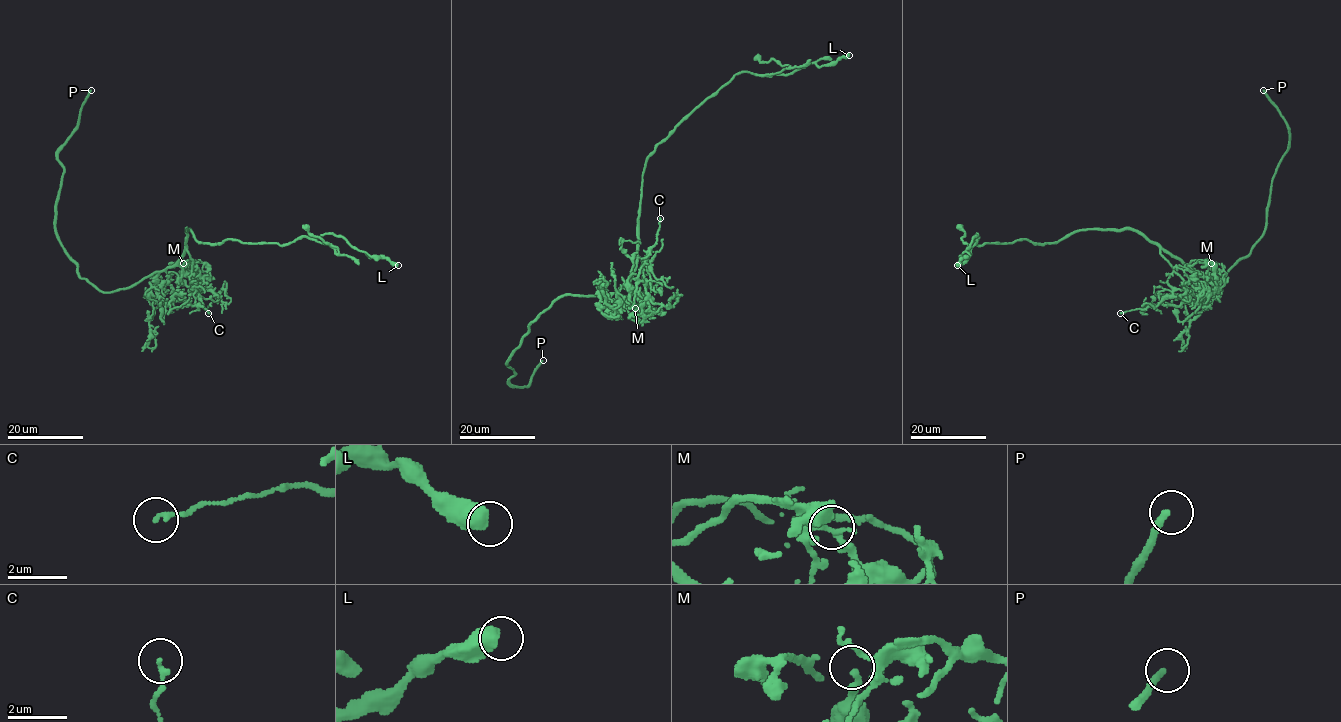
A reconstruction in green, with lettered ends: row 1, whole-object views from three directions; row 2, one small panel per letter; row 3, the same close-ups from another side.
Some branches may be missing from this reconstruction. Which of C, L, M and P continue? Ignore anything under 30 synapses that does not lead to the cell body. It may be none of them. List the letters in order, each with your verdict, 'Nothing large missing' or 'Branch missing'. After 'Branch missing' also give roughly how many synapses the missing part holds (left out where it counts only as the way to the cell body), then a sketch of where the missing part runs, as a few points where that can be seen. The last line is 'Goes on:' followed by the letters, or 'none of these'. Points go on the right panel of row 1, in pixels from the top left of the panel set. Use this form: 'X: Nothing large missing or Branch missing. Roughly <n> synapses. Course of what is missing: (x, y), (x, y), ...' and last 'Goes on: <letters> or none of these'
C: Nothing large missing
L: Nothing large missing
M: Nothing large missing
P: Branch missing. Course of what is missing: (1263, 90), (1233, 44), (1214, 42)
Goes on: P

